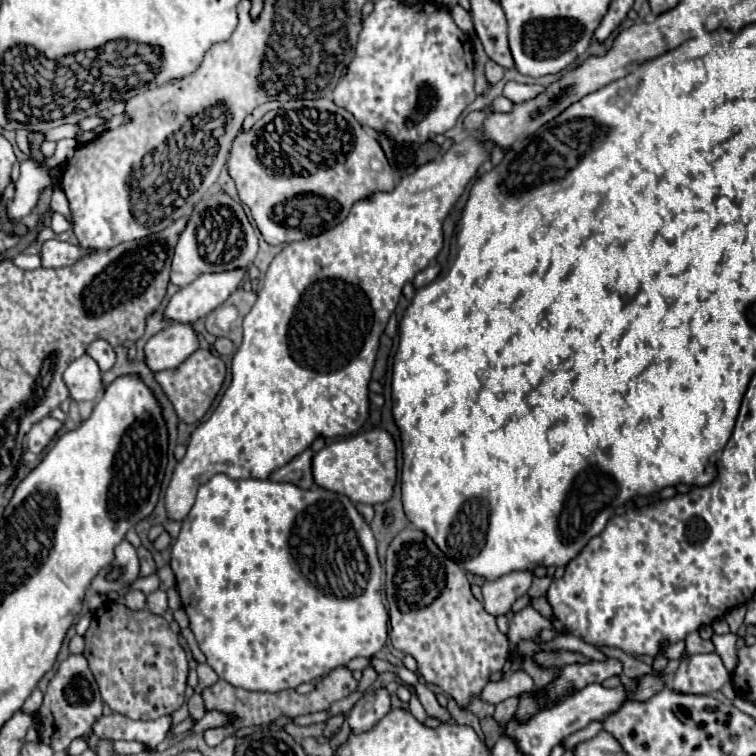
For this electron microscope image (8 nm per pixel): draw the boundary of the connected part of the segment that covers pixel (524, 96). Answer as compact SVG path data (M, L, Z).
M508 82L504 88L504 96L508 100L512 100L514 104L522 102L522 100L530 100L534 96L538 96L538 92L542 92L542 86L534 86L534 84L520 84L520 82Z

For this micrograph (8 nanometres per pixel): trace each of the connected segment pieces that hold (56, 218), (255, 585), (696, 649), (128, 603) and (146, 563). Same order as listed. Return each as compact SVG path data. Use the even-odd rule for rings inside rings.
M52 212L52 230L54 230L56 234L60 234L60 232L64 232L64 230L68 230L68 228L70 228L68 218L66 218L64 214L60 214L60 212Z
M216 474L204 486L200 486L196 504L182 522L182 530L172 546L170 566L176 576L176 588L182 598L182 608L190 618L190 630L196 636L200 650L206 656L208 666L230 682L232 686L260 692L280 692L286 688L296 688L302 682L314 682L338 666L346 666L352 658L372 658L388 638L388 612L380 598L380 578L382 568L376 554L376 540L370 526L364 522L354 502L338 492L326 488L302 490L292 482L272 482L272 480L234 480L226 474Z
M698 631L687 635L684 641L686 644L686 653L690 655L715 651L714 644L710 640L703 640Z
M128 590L122 598L122 604L130 610L142 610L146 608L146 594L142 594L140 590Z
M140 546L138 548L138 556L140 556L140 566L142 566L142 576L150 576L152 572L156 572L156 562L154 562L150 550Z

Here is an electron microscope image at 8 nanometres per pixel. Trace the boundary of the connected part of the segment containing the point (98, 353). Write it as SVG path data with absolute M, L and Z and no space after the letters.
M94 340L88 350L86 350L100 366L100 370L110 370L116 362L116 354L114 354L114 348L106 342L106 340Z

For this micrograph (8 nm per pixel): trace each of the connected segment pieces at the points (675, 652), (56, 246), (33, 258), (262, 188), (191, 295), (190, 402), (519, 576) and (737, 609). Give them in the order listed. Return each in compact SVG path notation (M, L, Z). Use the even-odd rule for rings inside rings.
M674 642L674 644L662 644L662 654L668 658L668 660L678 660L684 656L684 642Z
M48 240L42 246L42 266L44 268L62 268L62 266L72 266L80 258L94 254L96 250L74 246L68 242L58 242L58 240Z
M20 253L13 259L13 262L16 264L16 266L24 270L33 270L41 267L40 255Z
M290 100L278 110L266 112L248 132L240 132L228 152L228 174L236 184L240 200L250 206L258 230L268 244L294 242L308 236L316 236L342 222L348 210L358 200L370 198L378 190L392 190L392 170L388 160L376 142L344 108L338 108L332 100ZM372 160L382 162L382 170L372 170Z
M234 268L226 272L200 274L192 284L180 288L170 304L164 308L164 316L176 322L196 322L204 318L220 304L224 304L230 294L240 286L248 268Z
M200 348L190 358L186 358L176 370L164 370L164 372L156 374L164 392L172 400L178 418L188 424L200 422L204 418L204 414L210 410L216 394L222 388L224 376L226 376L226 366L224 366L222 358L218 354L214 354L212 350L204 350L204 348Z
M516 570L516 572L504 574L496 580L486 580L482 584L486 612L490 612L494 616L506 614L510 610L510 606L528 592L532 578L534 578L532 570Z
M744 604L734 606L726 612L724 619L730 626L730 632L737 633L740 626L743 624L747 607Z

